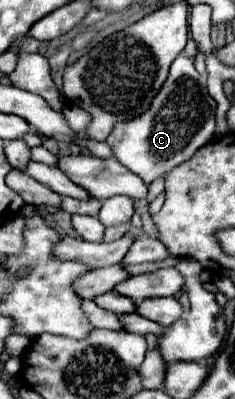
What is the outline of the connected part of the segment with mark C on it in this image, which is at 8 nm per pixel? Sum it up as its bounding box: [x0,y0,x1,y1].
[107,55,217,185]

